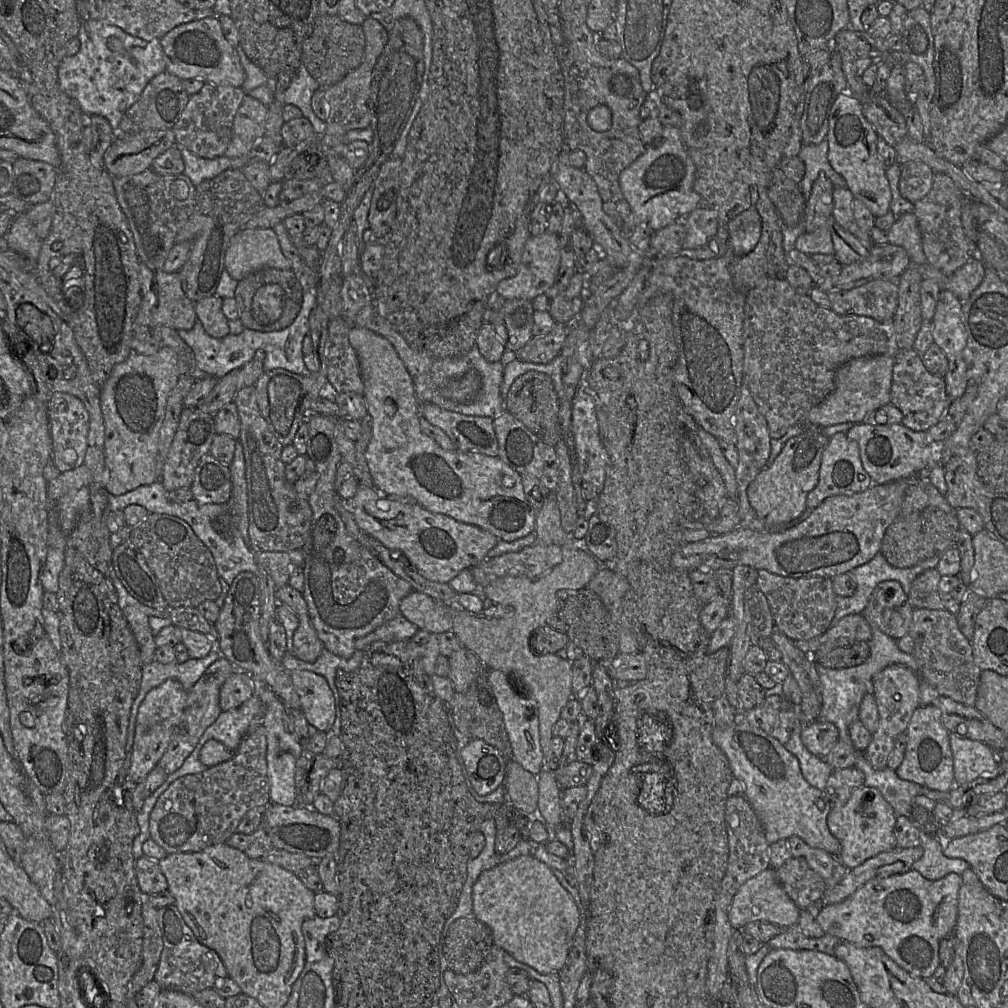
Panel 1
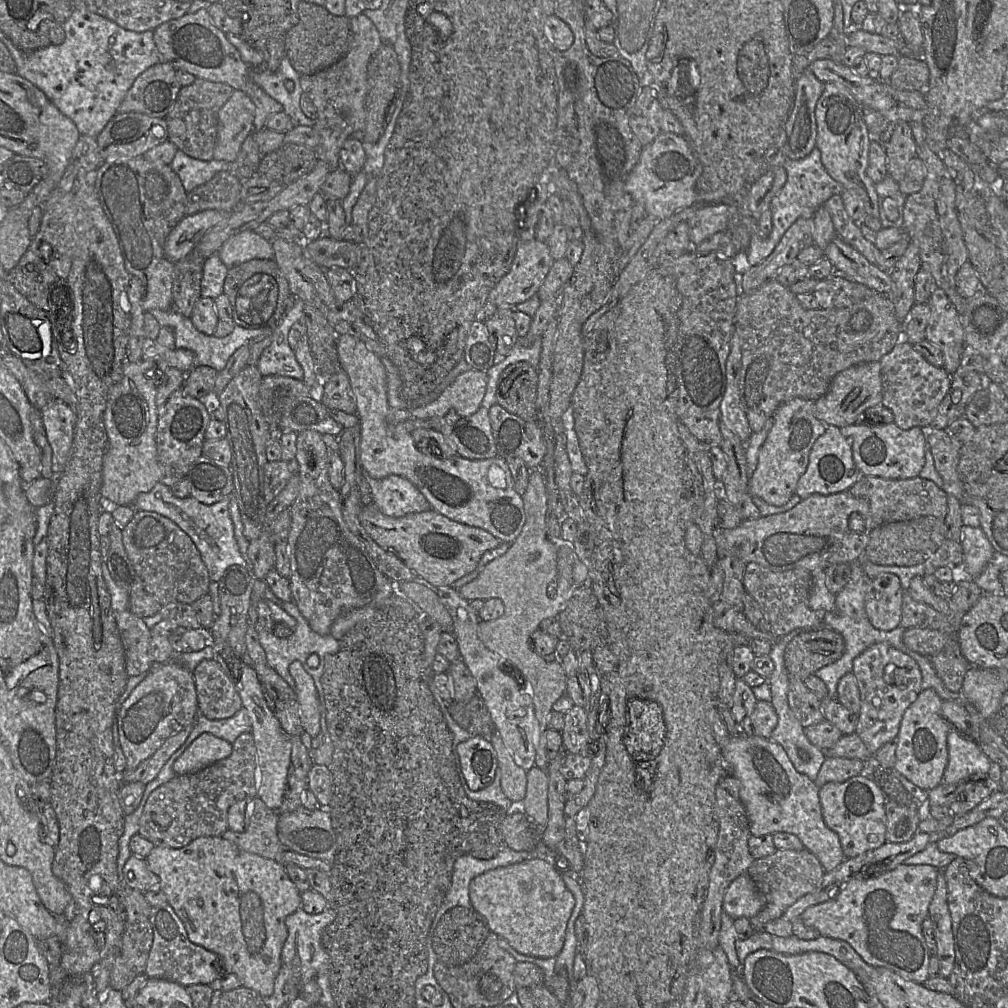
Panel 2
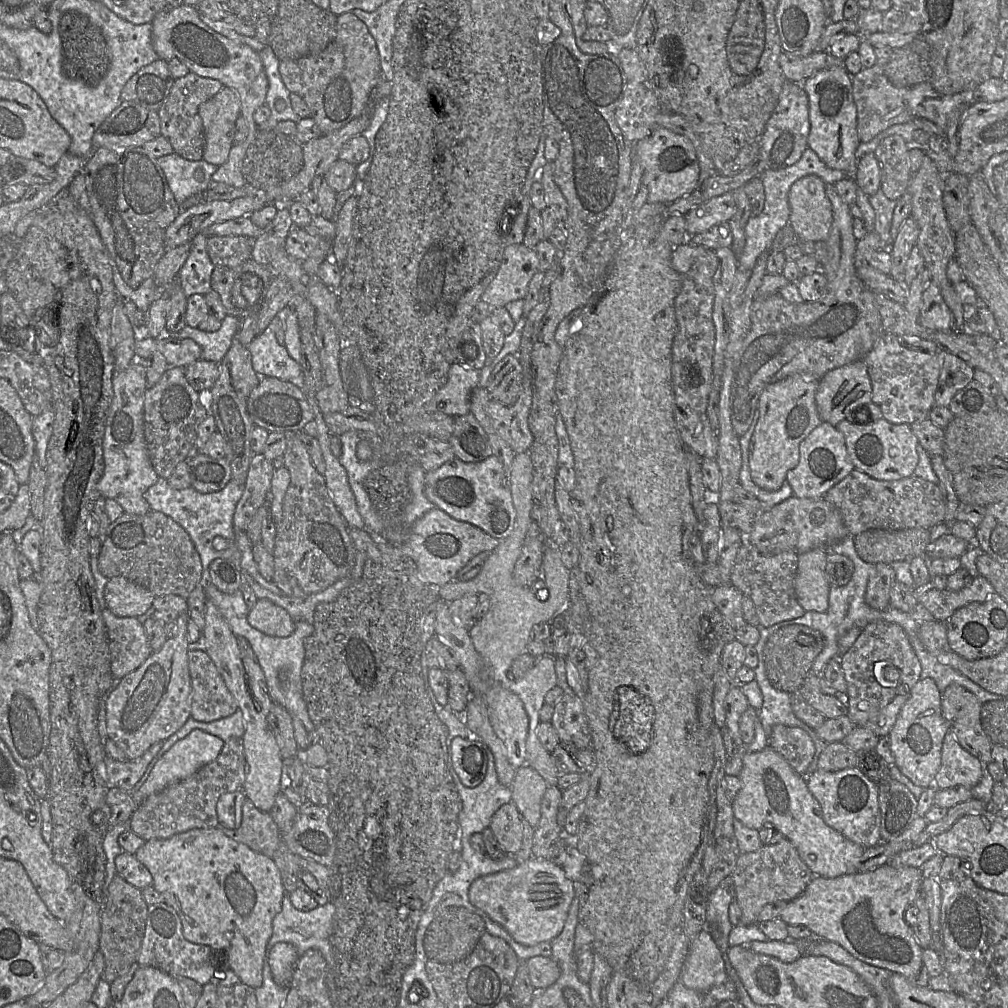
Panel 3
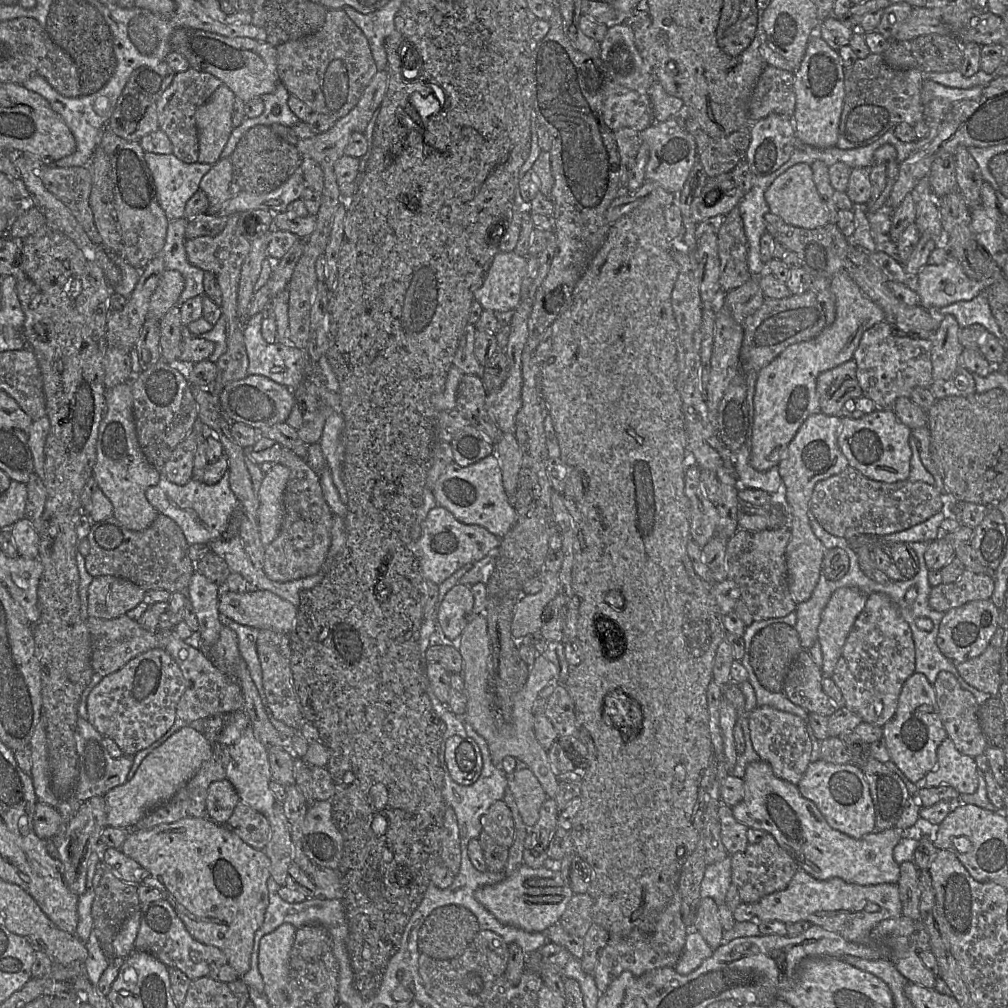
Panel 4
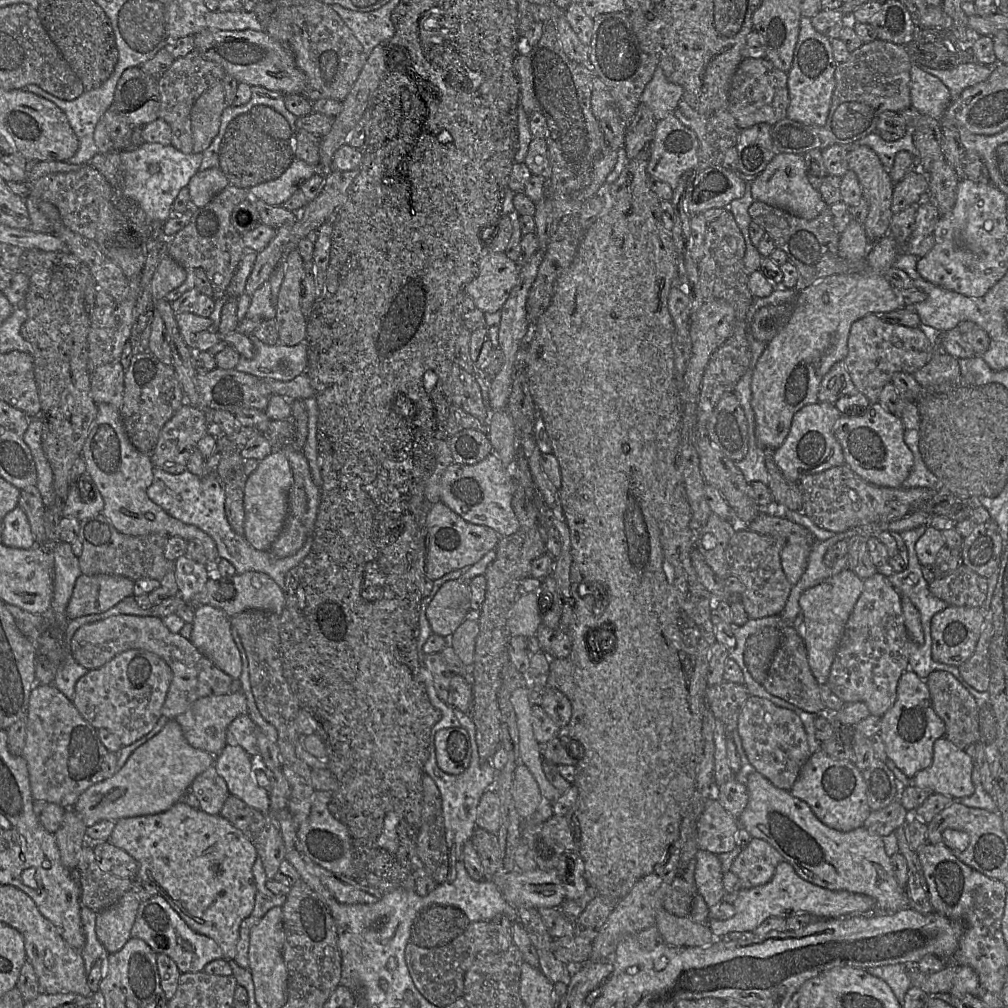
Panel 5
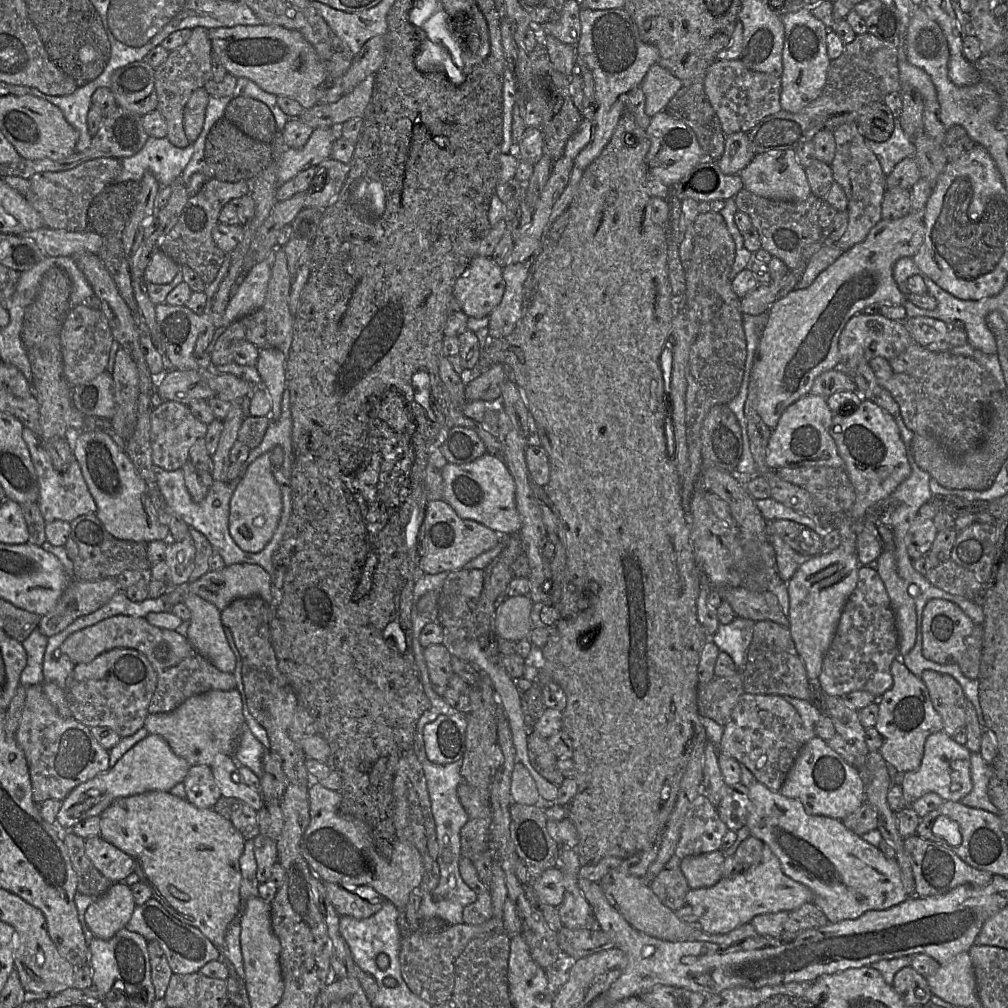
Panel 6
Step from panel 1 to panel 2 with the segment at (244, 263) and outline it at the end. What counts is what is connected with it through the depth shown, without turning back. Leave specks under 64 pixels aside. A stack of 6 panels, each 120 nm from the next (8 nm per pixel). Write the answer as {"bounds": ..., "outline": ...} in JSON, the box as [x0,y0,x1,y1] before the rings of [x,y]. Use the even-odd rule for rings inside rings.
{"bounds":[217,230,274,268],"outline":[[[253,230],[231,237],[217,254],[228,268],[252,259],[274,259],[272,243]]]}

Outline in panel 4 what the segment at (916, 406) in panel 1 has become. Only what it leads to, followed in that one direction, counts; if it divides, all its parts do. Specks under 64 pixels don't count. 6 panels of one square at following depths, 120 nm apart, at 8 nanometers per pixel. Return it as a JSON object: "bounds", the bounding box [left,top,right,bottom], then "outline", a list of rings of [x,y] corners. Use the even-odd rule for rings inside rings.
{"bounds":[853,321,933,409],"outline":[[[886,321],[875,324],[863,333],[860,343],[854,352],[853,360],[857,365],[856,377],[863,395],[869,397],[878,409],[891,409],[897,398],[909,397],[914,388],[928,388],[933,382],[931,340],[896,331]]]}

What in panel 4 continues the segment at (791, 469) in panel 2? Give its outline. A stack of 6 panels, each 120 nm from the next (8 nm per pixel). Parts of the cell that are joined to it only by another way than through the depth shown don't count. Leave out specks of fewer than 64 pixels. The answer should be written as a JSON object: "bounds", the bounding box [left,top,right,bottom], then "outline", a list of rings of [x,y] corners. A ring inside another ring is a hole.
{"bounds":[750,272,885,471],"outline":[[[846,272],[832,276],[830,288],[836,302],[834,322],[816,337],[791,344],[757,372],[750,465],[758,471],[778,466],[804,421],[811,414],[821,412],[817,392],[819,375],[852,360],[863,333],[885,320],[884,311],[865,295]]]}

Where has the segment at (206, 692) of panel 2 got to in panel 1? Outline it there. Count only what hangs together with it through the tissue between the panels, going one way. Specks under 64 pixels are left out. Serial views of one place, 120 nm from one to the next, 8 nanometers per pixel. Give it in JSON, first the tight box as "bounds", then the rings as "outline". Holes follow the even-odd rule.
{"bounds":[220,671,255,711],"outline":[[[236,671],[221,687],[220,707],[222,711],[233,710],[255,695],[252,676]]]}

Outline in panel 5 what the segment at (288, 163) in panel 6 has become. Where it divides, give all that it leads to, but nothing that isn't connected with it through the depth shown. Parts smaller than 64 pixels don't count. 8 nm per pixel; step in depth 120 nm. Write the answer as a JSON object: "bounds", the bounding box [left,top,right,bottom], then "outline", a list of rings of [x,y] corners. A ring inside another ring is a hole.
{"bounds":[246,157,322,206],"outline":[[[295,157],[280,177],[249,188],[246,200],[262,200],[273,206],[281,206],[300,189],[304,181],[318,172],[322,172],[319,164],[310,165]]]}

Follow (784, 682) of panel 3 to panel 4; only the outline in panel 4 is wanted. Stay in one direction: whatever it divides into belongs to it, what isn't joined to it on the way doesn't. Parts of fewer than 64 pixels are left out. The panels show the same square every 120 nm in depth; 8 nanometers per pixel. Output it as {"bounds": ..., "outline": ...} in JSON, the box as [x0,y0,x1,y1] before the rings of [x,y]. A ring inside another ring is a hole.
{"bounds":[750,623,803,693],"outline":[[[775,623],[760,630],[750,647],[750,665],[768,691],[782,693],[787,672],[803,650],[795,627]]]}

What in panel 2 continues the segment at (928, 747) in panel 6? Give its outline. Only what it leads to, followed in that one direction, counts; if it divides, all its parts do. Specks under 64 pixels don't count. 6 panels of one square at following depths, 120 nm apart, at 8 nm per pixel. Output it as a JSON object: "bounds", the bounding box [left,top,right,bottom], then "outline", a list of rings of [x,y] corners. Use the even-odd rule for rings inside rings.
{"bounds":[942,731,991,784],"outline":[[[950,731],[947,747],[948,764],[942,783],[957,784],[973,775],[988,775],[991,761],[973,740]]]}

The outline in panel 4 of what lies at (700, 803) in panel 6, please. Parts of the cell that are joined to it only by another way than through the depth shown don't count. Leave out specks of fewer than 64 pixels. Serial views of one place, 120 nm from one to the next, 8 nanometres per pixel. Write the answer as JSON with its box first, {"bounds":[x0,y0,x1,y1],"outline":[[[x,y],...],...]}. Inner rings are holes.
{"bounds":[718,803,749,855],"outline":[[[721,803],[718,809],[720,821],[721,841],[729,855],[743,852],[749,845],[747,840],[747,826],[738,822],[732,813],[731,808]]]}

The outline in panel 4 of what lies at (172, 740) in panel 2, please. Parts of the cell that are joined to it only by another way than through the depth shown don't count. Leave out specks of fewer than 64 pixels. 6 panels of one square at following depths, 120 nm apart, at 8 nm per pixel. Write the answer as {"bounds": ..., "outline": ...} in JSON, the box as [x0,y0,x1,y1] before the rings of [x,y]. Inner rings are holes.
{"bounds":[73,716,133,803],"outline":[[[79,716],[75,729],[79,776],[73,792],[74,799],[78,803],[92,797],[104,796],[109,790],[124,784],[129,779],[133,756],[123,755],[113,758],[104,747],[102,737],[87,719]]]}

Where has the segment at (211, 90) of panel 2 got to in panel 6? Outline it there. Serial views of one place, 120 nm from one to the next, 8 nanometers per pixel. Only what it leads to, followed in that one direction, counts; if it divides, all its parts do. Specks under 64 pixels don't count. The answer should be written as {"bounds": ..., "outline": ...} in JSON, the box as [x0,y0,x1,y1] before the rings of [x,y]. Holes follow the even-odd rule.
{"bounds":[155,26,213,148],"outline":[[[198,26],[191,30],[188,41],[170,51],[166,60],[155,69],[157,109],[166,120],[167,138],[176,147],[184,148],[190,144],[184,130],[184,109],[192,93],[213,79],[211,52],[208,29]]]}

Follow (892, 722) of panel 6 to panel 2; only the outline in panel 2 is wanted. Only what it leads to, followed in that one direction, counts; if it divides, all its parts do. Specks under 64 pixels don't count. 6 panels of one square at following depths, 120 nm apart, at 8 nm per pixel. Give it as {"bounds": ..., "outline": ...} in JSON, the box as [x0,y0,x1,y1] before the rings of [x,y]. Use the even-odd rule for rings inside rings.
{"bounds":[894,689,951,791],"outline":[[[924,689],[904,712],[897,739],[894,769],[917,787],[930,791],[942,783],[948,764],[947,737],[951,728],[941,715],[943,700],[933,689]]]}

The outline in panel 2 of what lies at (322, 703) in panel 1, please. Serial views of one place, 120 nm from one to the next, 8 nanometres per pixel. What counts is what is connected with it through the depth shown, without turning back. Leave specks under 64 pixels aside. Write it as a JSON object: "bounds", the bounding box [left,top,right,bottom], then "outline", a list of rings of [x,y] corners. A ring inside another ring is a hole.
{"bounds":[289,661,321,738],"outline":[[[299,661],[290,664],[289,672],[295,682],[302,727],[314,738],[321,732],[321,701],[315,681]]]}

